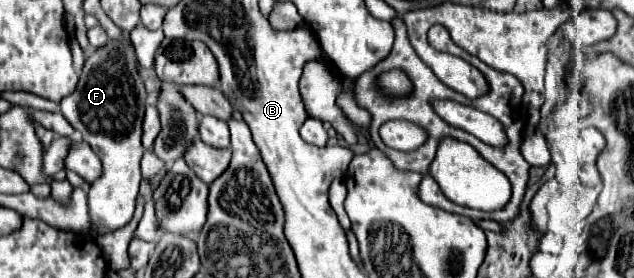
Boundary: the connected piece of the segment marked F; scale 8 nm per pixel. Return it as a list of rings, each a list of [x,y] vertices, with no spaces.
[[[123,32],[121,40],[109,40],[85,60],[73,94],[61,100],[63,116],[75,130],[81,132],[83,140],[95,150],[95,154],[103,162],[101,176],[89,188],[91,220],[103,232],[123,228],[133,218],[141,182],[139,162],[145,150],[141,144],[145,106],[147,90],[143,78],[139,76],[137,56],[127,32]]]

